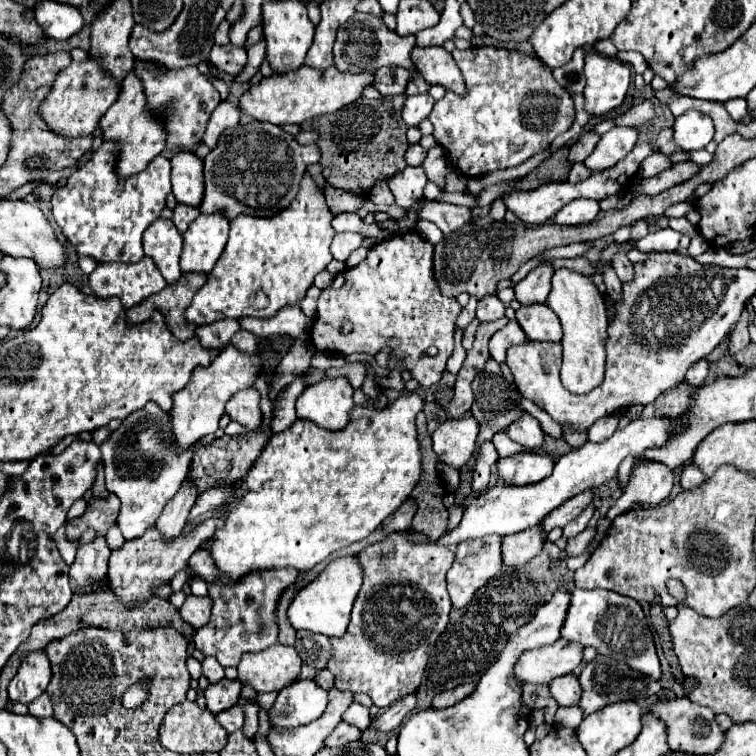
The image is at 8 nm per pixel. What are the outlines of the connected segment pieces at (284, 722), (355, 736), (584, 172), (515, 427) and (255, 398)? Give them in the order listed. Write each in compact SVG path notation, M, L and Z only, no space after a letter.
M296 680L278 692L270 708L270 724L278 730L292 730L316 720L328 704L326 690L314 680Z
M340 722L336 726L336 730L326 738L326 746L346 746L354 740L360 740L360 736L362 736L360 728L352 726L348 722Z
M576 162L576 164L572 164L568 182L580 182L580 180L584 180L584 178L590 176L590 174L592 174L592 172L590 172L590 168L586 168L584 162Z
M530 414L522 416L522 420L516 420L516 424L510 424L510 428L506 428L506 434L526 450L536 450L544 442L540 422Z
M254 388L236 392L234 396L230 396L230 400L226 402L226 414L236 420L238 424L246 426L246 428L256 428L260 424L262 418L262 410L260 410L260 392Z

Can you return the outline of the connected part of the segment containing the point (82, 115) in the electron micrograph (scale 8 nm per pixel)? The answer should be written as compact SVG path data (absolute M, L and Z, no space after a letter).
M88 56L84 62L72 62L56 76L52 92L40 108L40 116L62 136L88 136L98 126L100 116L118 100L118 96L118 80L106 74L102 62L96 56Z

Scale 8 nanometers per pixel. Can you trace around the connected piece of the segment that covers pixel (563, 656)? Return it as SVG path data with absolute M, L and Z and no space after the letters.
M560 638L550 646L522 652L514 664L514 676L522 684L550 684L556 676L570 674L580 662L582 646Z

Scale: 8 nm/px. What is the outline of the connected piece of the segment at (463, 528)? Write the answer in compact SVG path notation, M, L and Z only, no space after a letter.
M684 416L634 420L624 430L616 430L612 434L612 438L608 438L600 444L586 442L584 446L562 454L560 460L554 464L552 474L548 478L544 478L542 482L528 484L528 486L492 486L486 492L472 496L470 504L464 510L460 524L454 530L440 536L438 540L430 540L426 534L414 532L414 530L406 530L404 534L408 536L408 540L412 544L446 546L450 550L456 550L456 546L462 540L476 540L476 538L490 536L490 534L508 536L508 534L516 534L520 530L532 528L534 524L538 524L546 518L546 512L552 512L568 498L572 498L588 488L598 488L598 486L614 480L618 474L618 466L622 464L624 458L632 456L634 460L638 460L642 456L642 452L646 452L650 448L660 448L662 444L666 444L666 440L670 440L670 436L676 436L678 432L682 432L682 428L686 428Z

